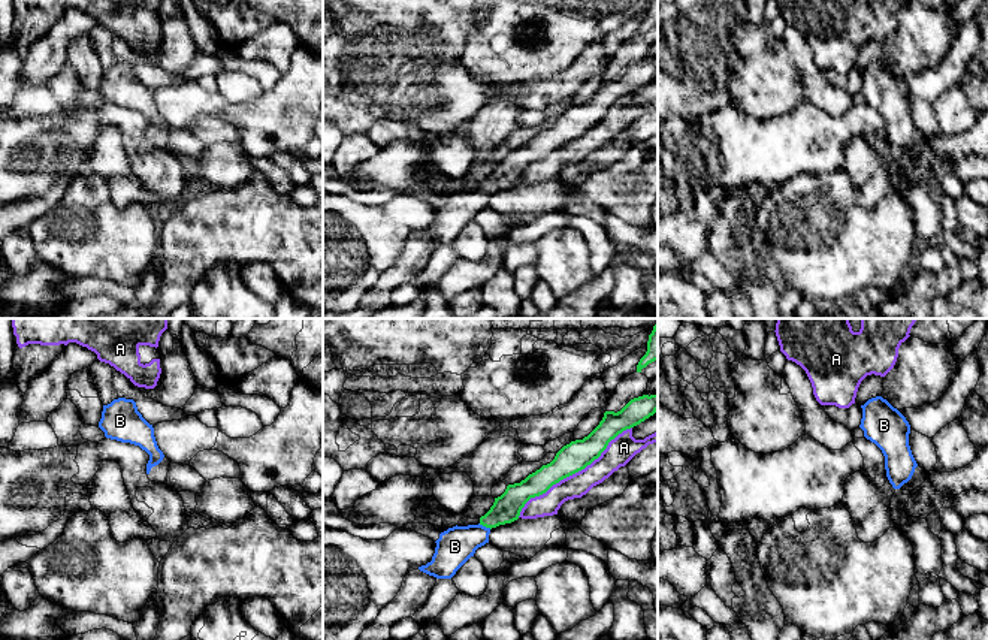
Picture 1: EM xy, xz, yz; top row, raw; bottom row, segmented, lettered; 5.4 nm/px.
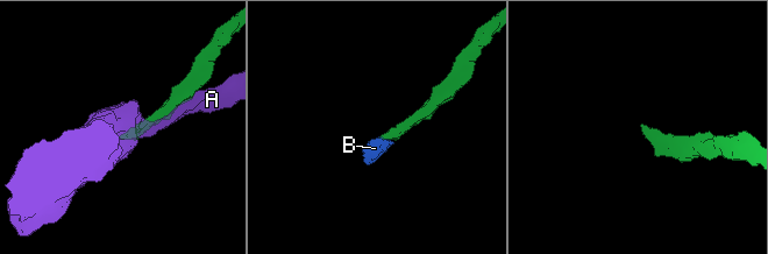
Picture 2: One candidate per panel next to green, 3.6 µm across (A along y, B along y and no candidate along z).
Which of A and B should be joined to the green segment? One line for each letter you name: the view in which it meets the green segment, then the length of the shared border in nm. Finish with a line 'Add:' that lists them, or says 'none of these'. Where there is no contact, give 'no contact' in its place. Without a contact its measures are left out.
B: meets green in xz; contact 80 nm long
Add: B

